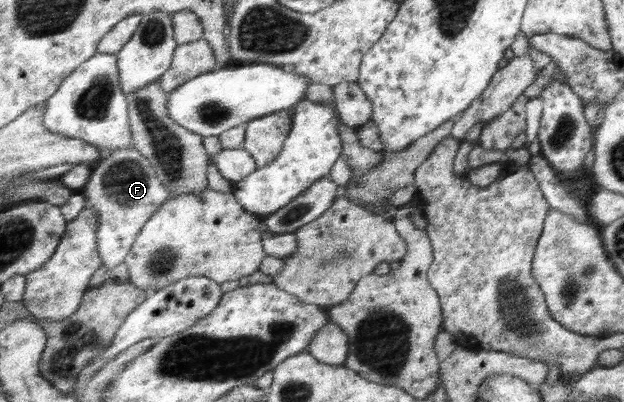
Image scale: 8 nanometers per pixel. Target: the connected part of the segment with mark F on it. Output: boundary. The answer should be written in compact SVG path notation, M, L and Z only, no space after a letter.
M133 147L121 148L96 162L91 170L90 182L82 192L87 196L88 207L92 207L99 218L97 245L107 269L124 263L141 228L170 198L168 188L161 178L154 175L148 159Z

